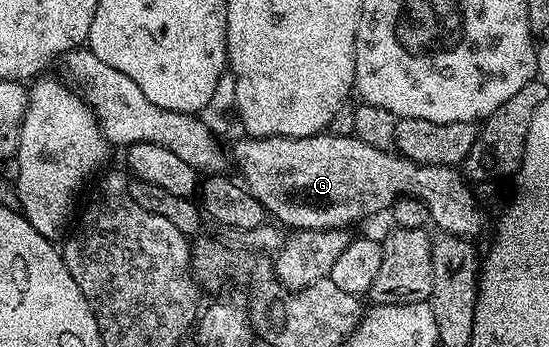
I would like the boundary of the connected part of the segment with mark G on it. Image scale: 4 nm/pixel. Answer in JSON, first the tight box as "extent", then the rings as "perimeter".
{"extent":[229,132,483,240],"perimeter":[[[324,132],[308,138],[252,138],[243,139],[229,150],[230,157],[243,173],[242,185],[271,214],[276,223],[291,230],[337,230],[354,227],[354,222],[391,208],[396,199],[407,195],[419,198],[427,206],[430,221],[440,226],[443,234],[475,240],[483,230],[483,210],[475,199],[472,187],[458,169],[450,166],[423,166],[410,158],[396,156],[391,150],[378,150],[354,136]]]}

